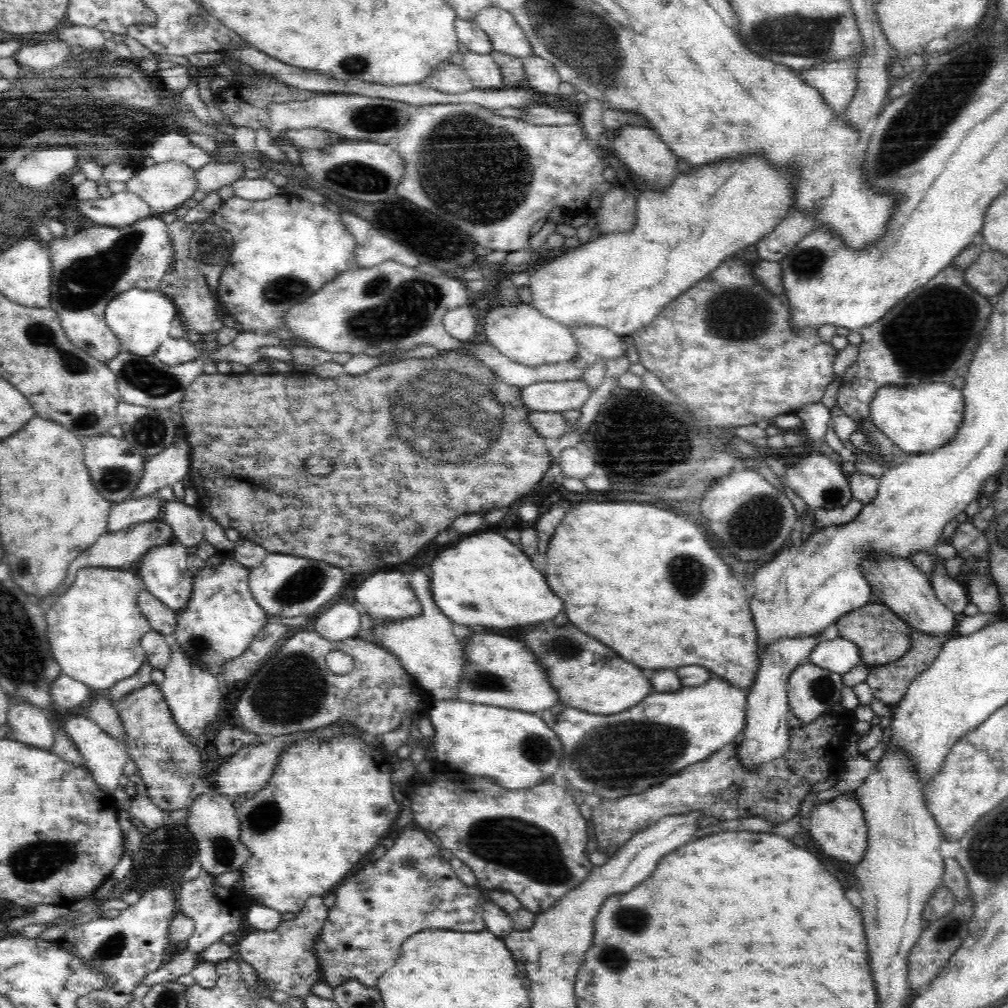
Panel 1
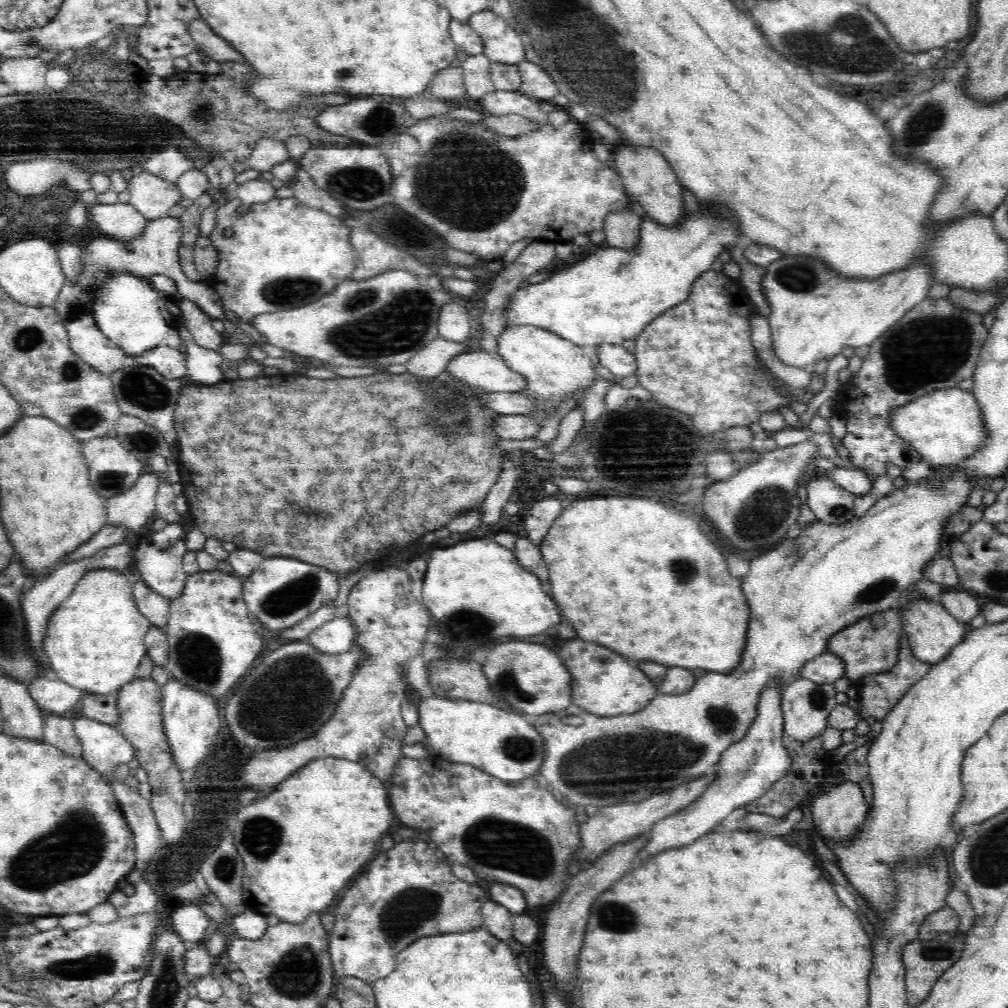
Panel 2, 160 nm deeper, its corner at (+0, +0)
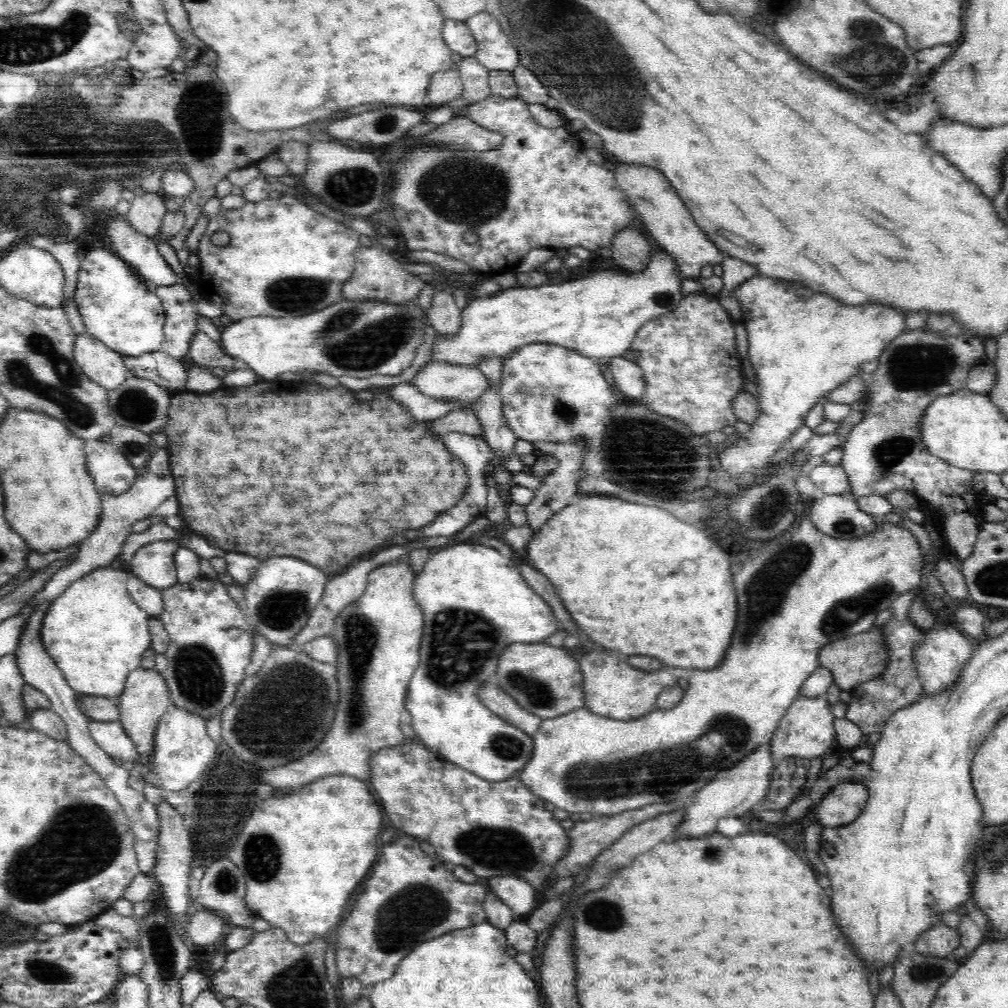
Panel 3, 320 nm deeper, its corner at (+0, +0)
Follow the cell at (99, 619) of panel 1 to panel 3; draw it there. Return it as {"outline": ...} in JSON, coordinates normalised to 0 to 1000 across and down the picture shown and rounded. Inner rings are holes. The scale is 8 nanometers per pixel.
{"outline":[[[109,562],[95,563],[89,569],[69,578],[62,591],[53,595],[42,614],[42,639],[52,655],[58,659],[67,680],[79,690],[118,692],[124,685],[129,667],[140,663],[141,650],[150,642],[147,620],[149,611],[129,593],[126,584],[128,571],[126,566],[114,565]]]}

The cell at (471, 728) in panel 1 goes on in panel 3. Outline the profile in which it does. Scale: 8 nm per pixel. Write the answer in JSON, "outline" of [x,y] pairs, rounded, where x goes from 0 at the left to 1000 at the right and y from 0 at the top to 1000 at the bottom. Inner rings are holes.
{"outline":[[[454,539],[430,547],[429,554],[413,568],[410,592],[419,602],[422,621],[416,645],[416,660],[407,674],[402,703],[407,707],[412,735],[436,753],[449,756],[486,775],[501,775],[518,766],[525,757],[530,734],[520,724],[489,708],[474,691],[476,679],[491,676],[494,649],[510,637],[530,638],[554,625],[546,601],[528,587],[516,565],[482,541]]]}

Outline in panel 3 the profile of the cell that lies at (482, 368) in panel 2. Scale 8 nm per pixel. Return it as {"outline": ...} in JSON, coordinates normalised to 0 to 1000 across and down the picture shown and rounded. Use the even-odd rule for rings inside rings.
{"outline":[[[426,359],[406,379],[417,391],[438,397],[466,401],[487,384],[474,363]]]}

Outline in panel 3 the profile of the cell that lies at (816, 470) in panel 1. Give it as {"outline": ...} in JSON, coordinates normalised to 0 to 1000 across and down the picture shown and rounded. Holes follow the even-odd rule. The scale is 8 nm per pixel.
{"outline":[[[842,488],[841,492],[819,490],[815,496],[810,496],[806,500],[804,516],[812,526],[826,531],[827,534],[855,534],[856,531],[863,530],[863,526],[867,526],[869,522],[867,512],[857,508],[850,499],[850,493]]]}

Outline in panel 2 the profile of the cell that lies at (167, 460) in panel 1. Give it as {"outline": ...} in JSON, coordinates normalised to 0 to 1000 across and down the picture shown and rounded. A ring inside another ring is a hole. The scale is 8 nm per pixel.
{"outline":[[[152,468],[141,469],[139,475],[126,487],[105,496],[105,520],[122,522],[126,526],[124,534],[135,530],[154,510],[157,474]]]}

